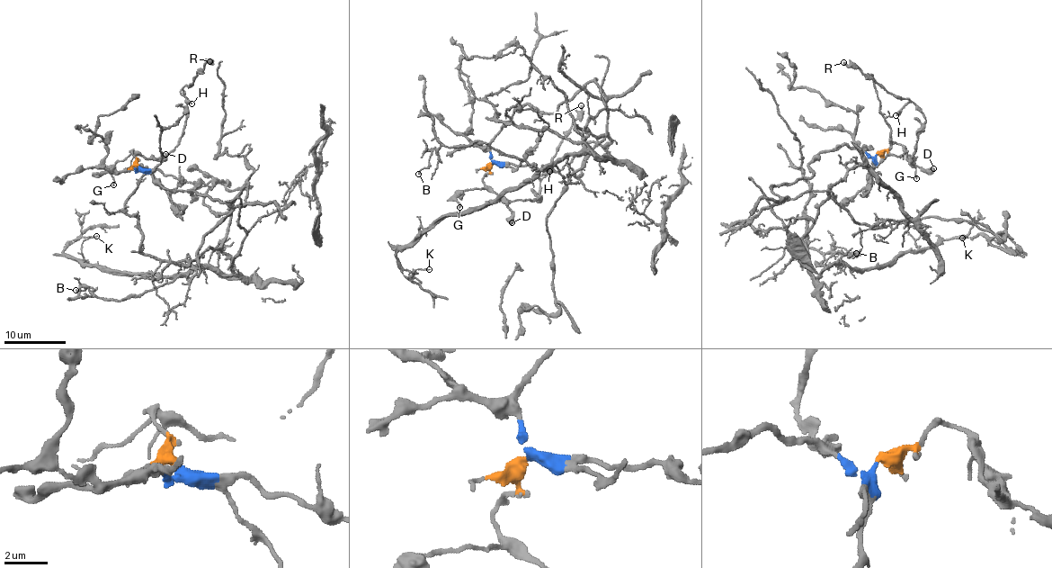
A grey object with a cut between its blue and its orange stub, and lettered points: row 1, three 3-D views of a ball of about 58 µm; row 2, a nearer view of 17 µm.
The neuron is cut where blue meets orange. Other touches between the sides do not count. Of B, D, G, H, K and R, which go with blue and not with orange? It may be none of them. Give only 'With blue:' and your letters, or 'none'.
With blue: B, K

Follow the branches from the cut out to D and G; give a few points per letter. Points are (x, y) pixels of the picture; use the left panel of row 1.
D: (138, 166), (129, 150), (148, 158), (164, 157), (165, 153)
G: (138, 166), (130, 150), (108, 170), (114, 181), (113, 184)

